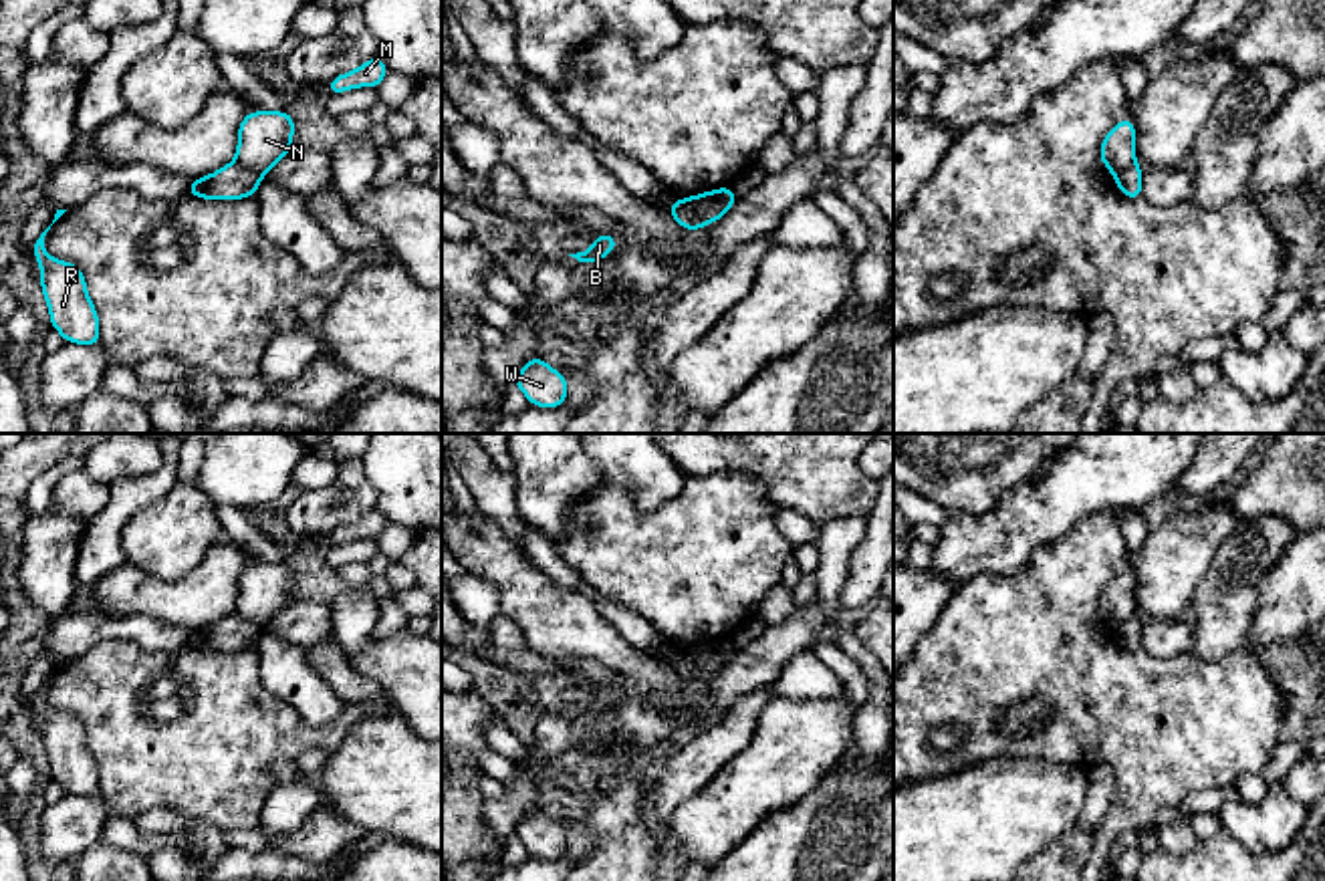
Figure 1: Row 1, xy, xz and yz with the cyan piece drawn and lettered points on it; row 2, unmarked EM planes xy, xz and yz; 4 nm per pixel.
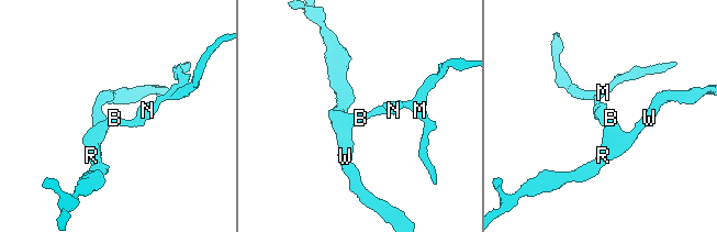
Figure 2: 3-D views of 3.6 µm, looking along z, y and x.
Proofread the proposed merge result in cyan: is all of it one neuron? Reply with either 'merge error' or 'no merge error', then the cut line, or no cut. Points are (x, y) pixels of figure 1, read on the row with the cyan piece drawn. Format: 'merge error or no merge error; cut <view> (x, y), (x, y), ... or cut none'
merge error; cut xz (680, 200), (706, 222)

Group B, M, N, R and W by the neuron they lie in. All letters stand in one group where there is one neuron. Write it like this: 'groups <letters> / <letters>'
groups B R W / M N

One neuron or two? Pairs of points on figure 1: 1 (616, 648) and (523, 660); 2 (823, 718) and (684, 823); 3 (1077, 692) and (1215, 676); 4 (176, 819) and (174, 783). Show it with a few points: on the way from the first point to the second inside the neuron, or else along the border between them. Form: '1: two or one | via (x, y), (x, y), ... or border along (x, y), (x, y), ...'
1: two | border along (525, 646), (555, 660), (593, 658)
2: one | via (789, 752), (718, 815)
3: one | via (1112, 692), (1180, 692)
4: two | border along (134, 817), (154, 807), (172, 807), (202, 819)

